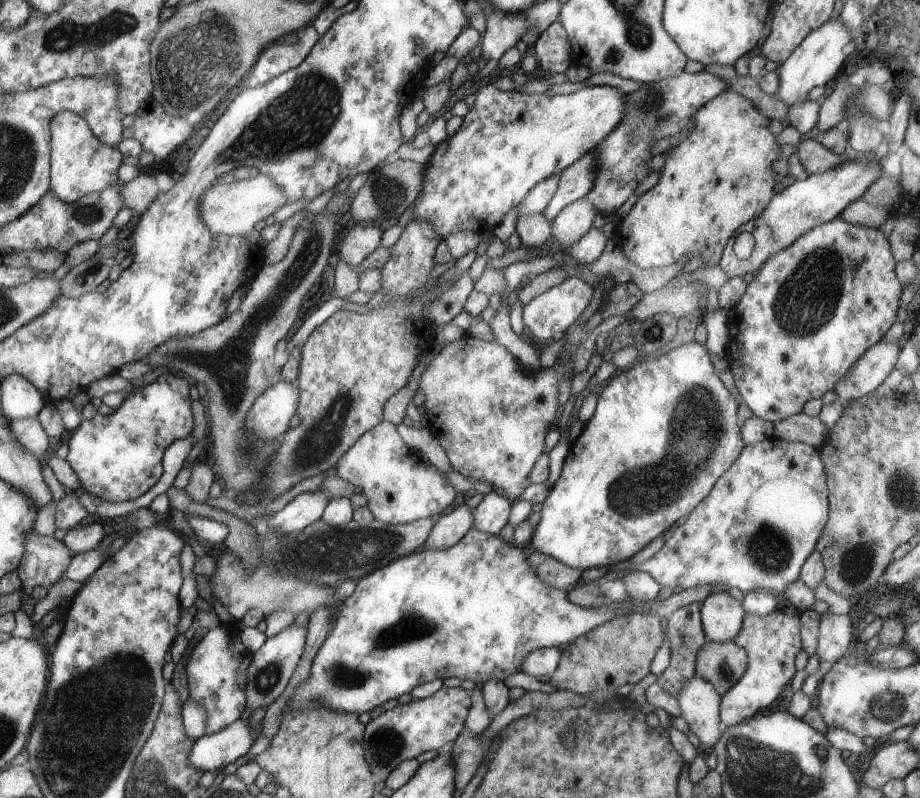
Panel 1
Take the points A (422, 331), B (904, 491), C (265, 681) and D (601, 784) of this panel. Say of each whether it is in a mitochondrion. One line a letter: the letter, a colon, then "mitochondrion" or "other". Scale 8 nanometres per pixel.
A: other
B: mitochondrion
C: mitochondrion
D: mitochondrion

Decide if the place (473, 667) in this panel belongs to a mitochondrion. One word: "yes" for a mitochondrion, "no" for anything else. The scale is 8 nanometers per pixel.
no

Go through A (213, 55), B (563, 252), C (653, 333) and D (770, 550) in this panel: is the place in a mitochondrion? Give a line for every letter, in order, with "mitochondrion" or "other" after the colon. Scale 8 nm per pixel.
A: mitochondrion
B: other
C: mitochondrion
D: mitochondrion

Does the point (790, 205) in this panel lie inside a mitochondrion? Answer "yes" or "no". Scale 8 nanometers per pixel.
no

